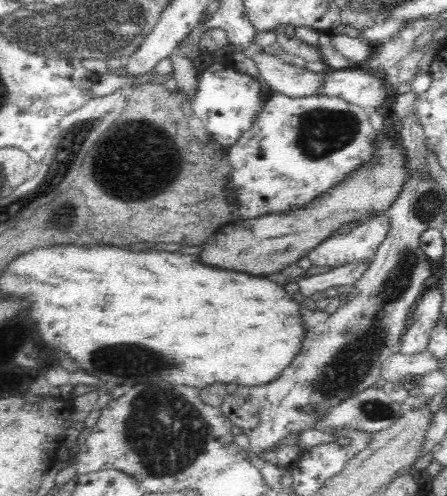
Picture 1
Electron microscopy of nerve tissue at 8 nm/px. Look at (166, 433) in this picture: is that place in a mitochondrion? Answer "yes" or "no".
yes

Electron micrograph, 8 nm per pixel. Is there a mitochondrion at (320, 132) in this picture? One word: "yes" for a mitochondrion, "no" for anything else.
yes

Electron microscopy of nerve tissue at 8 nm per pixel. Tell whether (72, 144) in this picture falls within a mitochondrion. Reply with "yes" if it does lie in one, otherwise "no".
yes

